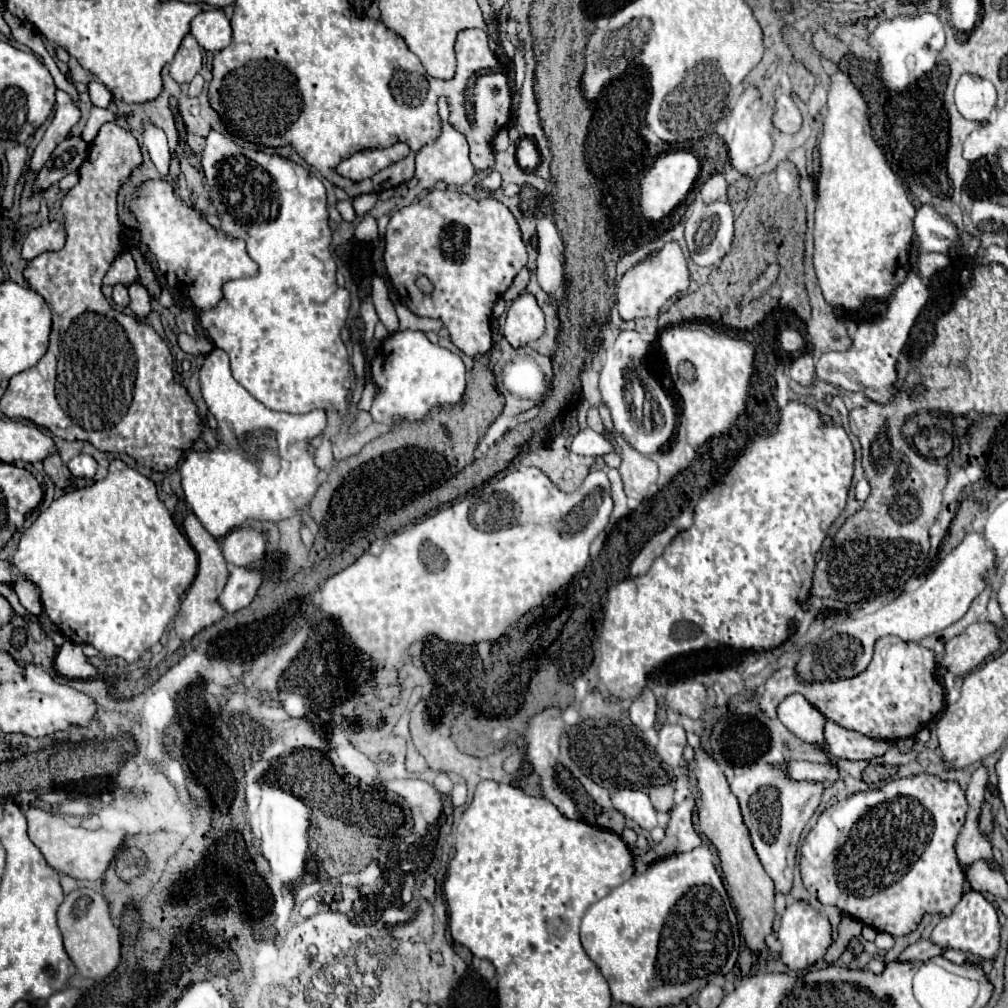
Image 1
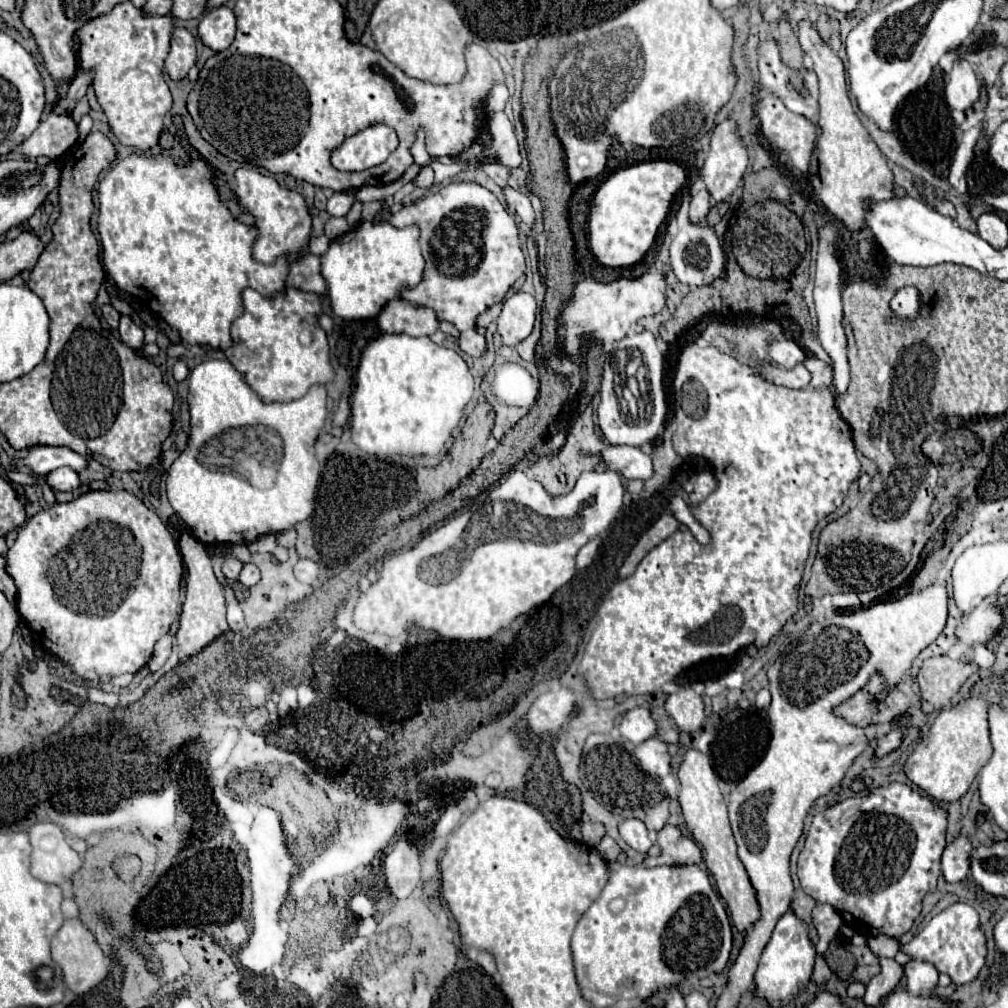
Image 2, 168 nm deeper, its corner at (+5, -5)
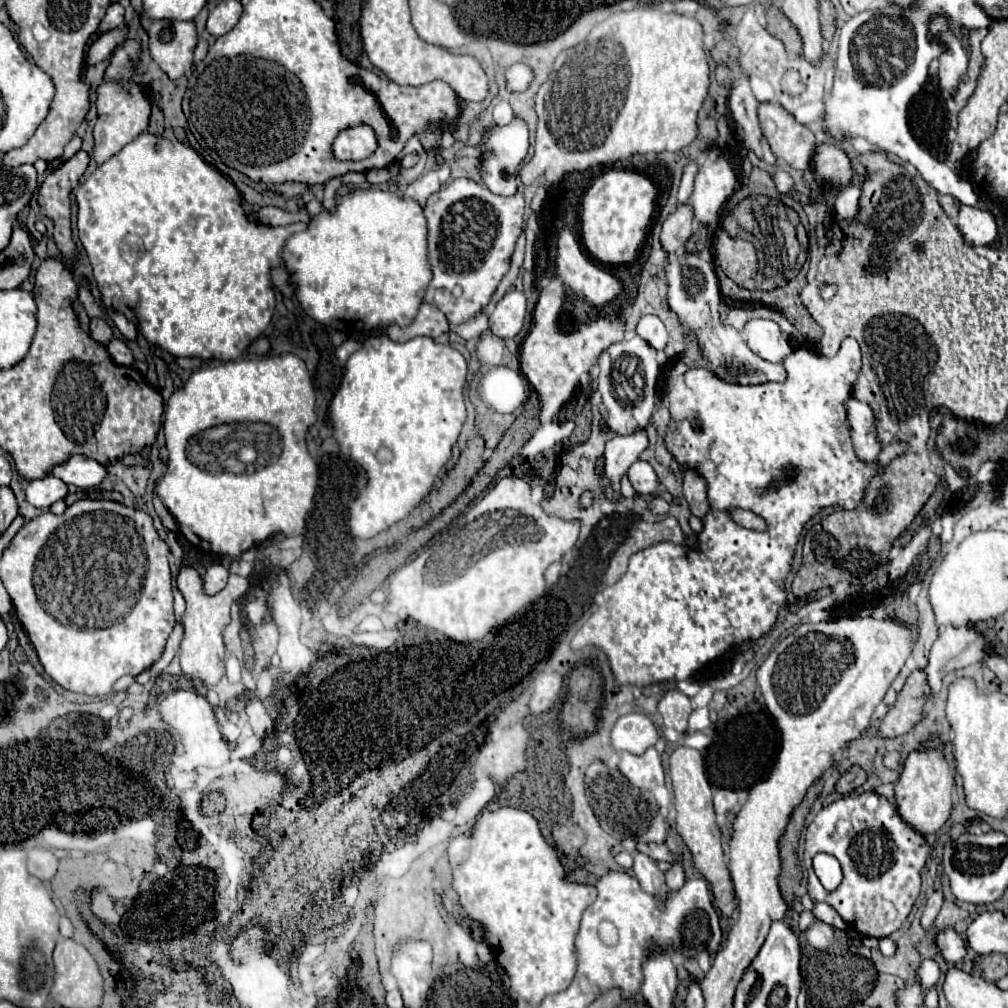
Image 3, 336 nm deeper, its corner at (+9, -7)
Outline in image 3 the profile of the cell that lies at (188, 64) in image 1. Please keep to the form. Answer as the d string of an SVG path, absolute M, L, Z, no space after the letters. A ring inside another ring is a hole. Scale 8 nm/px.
M193 19L153 21L147 35L147 49L151 57L171 79L179 79L193 67L193 49L197 45L197 29Z

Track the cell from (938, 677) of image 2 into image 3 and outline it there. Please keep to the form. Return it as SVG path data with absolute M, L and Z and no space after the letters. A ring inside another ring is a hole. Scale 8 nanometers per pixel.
M913 671L903 689L897 693L897 701L891 705L889 713L883 717L877 737L897 737L905 735L917 721L921 721L921 711L929 695L929 685L923 671Z

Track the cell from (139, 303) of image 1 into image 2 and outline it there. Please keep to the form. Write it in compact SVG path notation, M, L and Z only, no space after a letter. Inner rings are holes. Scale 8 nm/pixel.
M129 315L121 317L119 333L121 333L121 339L133 349L139 349L143 345L143 329Z

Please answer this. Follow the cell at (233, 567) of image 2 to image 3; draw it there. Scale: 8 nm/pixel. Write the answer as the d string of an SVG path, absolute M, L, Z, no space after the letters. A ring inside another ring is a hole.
M211 565L203 575L203 591L207 595L217 595L219 591L225 589L227 579L229 579L229 571L223 565Z

